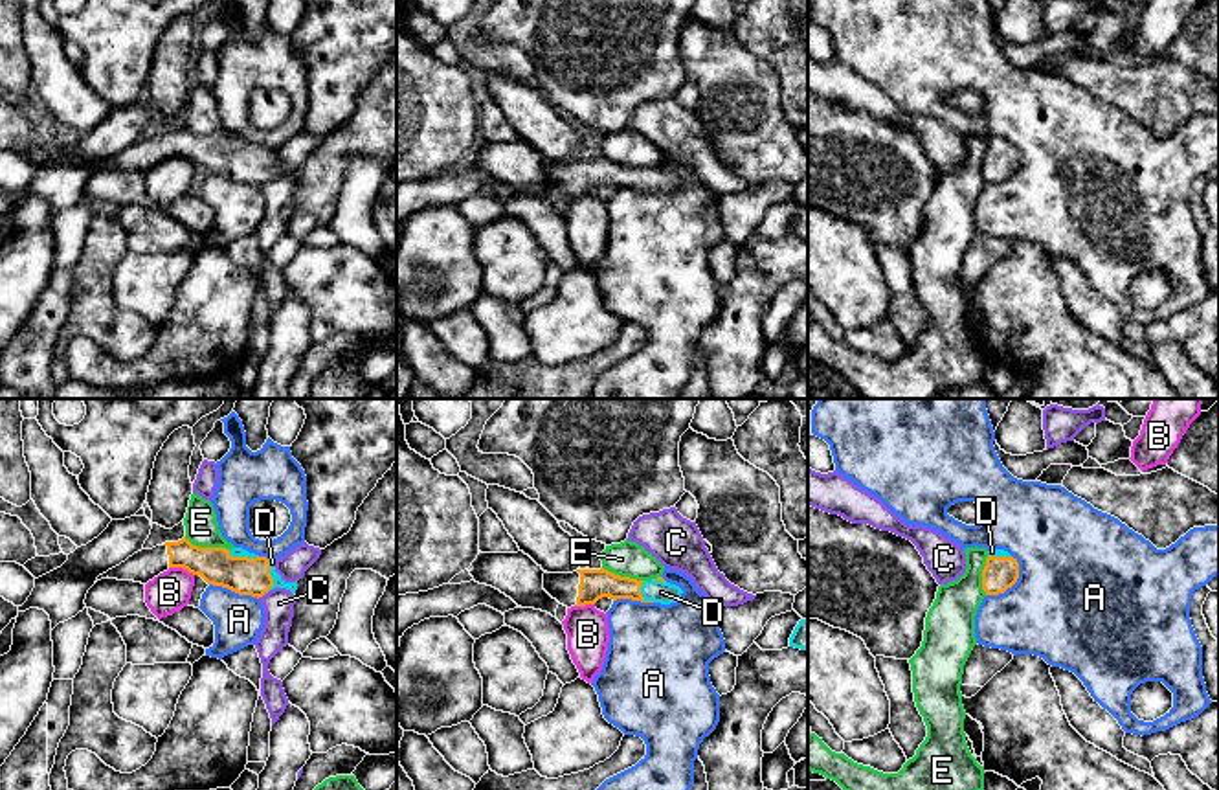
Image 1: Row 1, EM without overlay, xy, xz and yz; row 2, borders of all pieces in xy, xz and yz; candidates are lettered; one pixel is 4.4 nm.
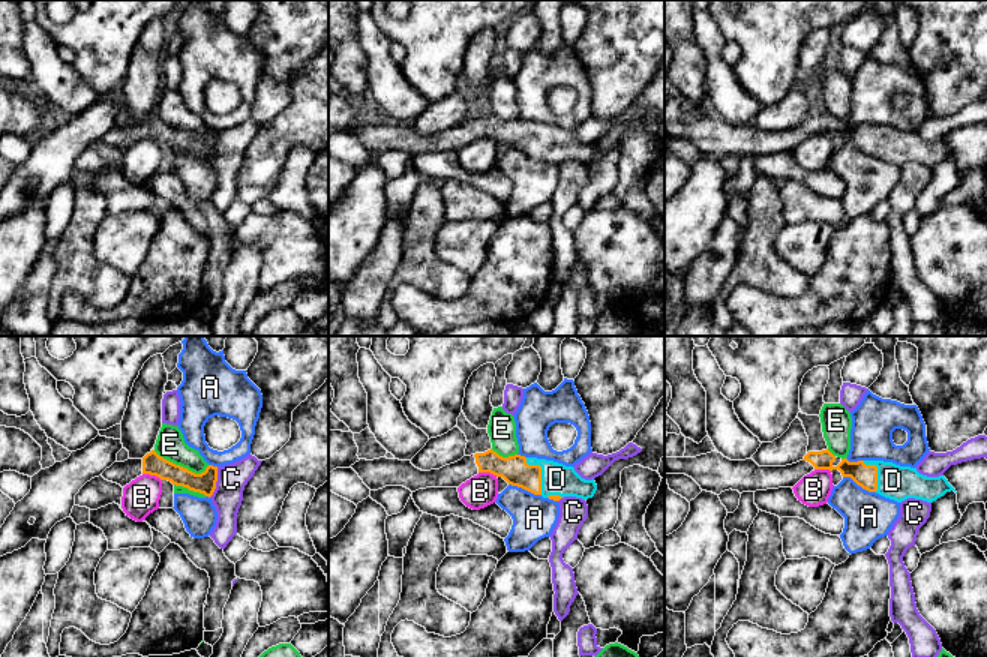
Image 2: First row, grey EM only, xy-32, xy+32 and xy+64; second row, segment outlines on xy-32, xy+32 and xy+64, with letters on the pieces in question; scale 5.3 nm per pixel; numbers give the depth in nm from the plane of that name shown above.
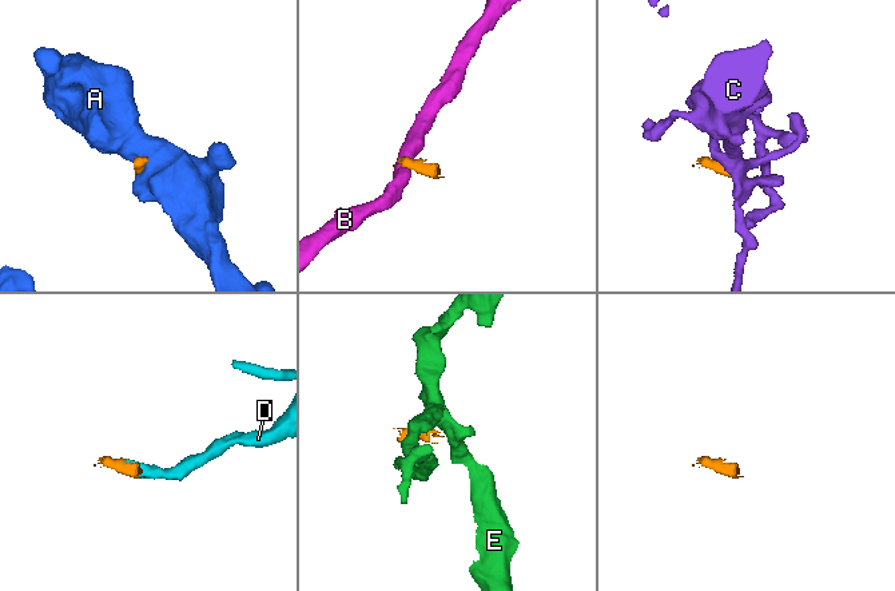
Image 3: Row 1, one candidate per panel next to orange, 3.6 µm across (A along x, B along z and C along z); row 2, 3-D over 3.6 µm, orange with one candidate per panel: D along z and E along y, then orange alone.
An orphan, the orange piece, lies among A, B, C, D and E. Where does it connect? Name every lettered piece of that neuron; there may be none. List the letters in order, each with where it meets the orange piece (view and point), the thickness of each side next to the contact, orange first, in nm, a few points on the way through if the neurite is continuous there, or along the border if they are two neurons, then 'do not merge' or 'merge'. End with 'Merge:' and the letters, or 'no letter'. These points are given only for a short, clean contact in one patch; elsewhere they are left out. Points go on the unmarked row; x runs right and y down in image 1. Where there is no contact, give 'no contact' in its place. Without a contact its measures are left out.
A: yz (1012, 173) | 150/480 nm | along yz (1016, 146), (1017, 168), (1003, 180), (986, 184) | do not merge
B: xy (182, 155) | 160/180 nm | along xy (169, 155), (180, 155), (193, 164) | do not merge
C: xy (261, 184) | 160/140 nm | along xy (265, 180), (257, 186) | do not merge
D: xy (270, 164) | 160/50 nm | across xy (243, 164), (270, 164), (278, 171) | merge
E: xy (206, 136) | 160/140 nm | along xy (184, 125), (199, 135), (224, 135), (228, 138) | do not merge
Merge: D

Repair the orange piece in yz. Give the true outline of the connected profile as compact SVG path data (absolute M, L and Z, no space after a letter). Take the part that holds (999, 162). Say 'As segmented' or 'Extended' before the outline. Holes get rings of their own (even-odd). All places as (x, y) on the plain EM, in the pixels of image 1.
Extended. M990 138L982 158L982 178L986 184L999 184L1019 167L1019 151L1004 138Z

